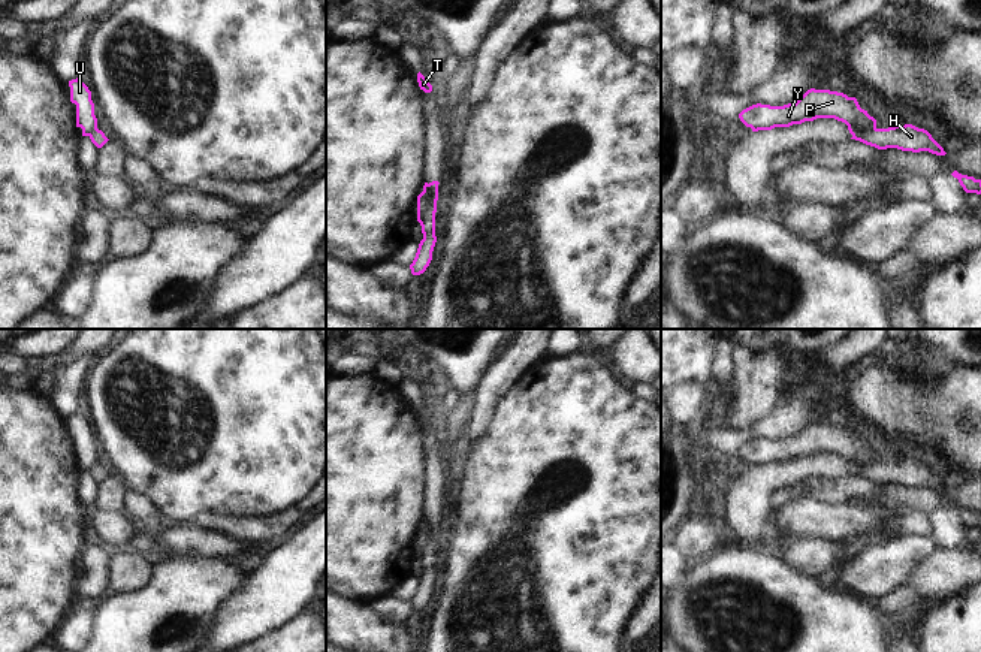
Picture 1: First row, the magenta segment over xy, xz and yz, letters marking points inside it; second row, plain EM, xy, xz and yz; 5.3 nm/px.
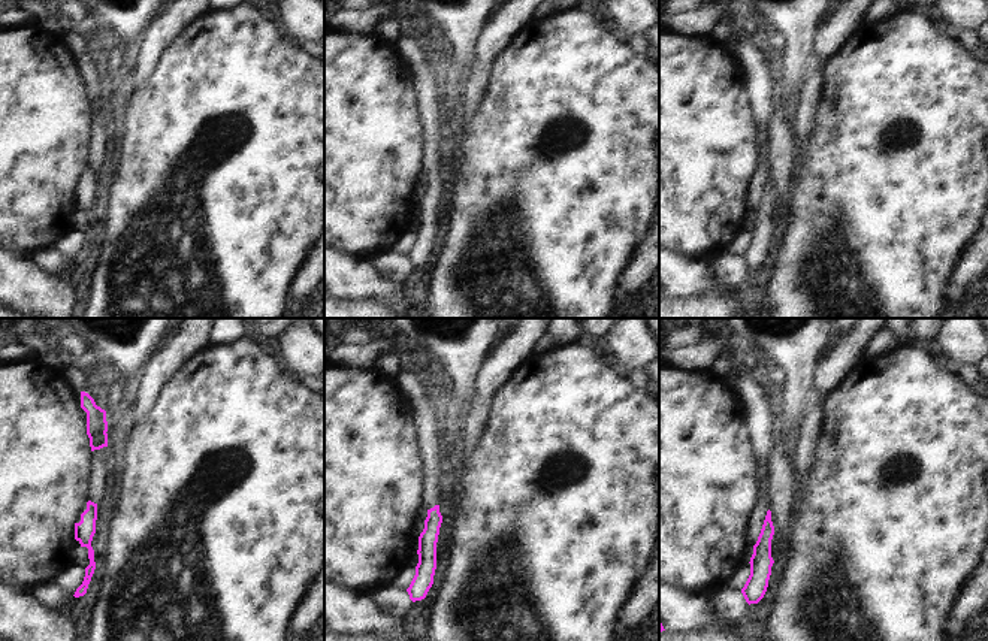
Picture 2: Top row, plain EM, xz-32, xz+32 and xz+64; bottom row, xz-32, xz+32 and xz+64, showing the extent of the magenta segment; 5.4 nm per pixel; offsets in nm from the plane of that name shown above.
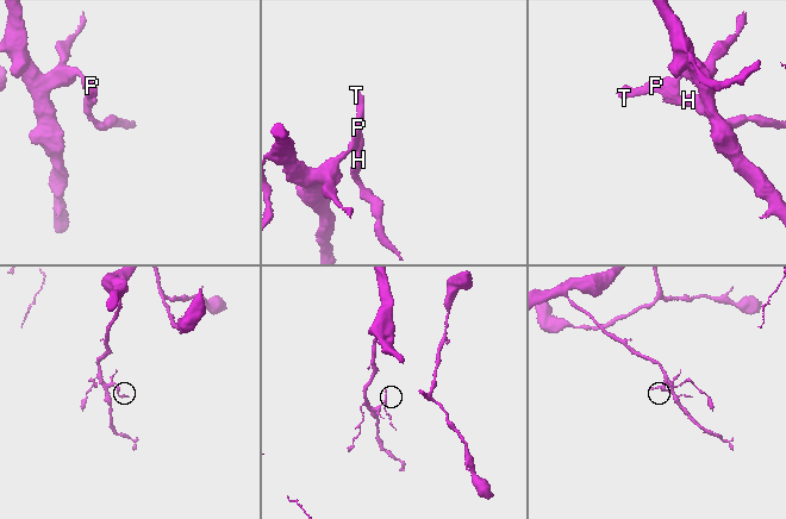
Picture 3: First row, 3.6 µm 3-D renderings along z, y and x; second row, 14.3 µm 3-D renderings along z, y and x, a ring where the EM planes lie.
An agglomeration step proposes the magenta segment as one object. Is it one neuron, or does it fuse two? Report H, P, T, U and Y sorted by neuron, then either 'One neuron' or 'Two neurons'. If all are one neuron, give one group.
Groups: H / P T U Y. Two neurons

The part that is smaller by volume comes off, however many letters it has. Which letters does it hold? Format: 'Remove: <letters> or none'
Remove: H

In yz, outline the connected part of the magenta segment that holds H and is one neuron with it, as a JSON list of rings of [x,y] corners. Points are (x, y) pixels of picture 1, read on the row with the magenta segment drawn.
[[[912,124],[873,130],[848,127],[848,130],[852,135],[851,139],[878,150],[897,148],[912,153],[929,151],[936,156],[947,154],[927,130],[918,129]]]

